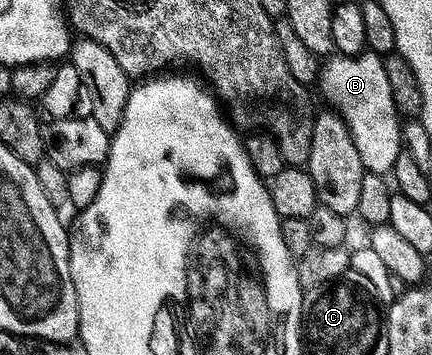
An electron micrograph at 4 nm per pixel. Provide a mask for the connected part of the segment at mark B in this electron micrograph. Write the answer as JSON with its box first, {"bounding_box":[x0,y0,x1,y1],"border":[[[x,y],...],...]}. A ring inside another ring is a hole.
{"bounding_box":[320,52,403,175],"border":[[[372,52],[361,54],[358,58],[330,57],[321,71],[320,86],[322,96],[347,124],[359,148],[359,156],[363,156],[366,171],[392,175],[395,160],[399,160],[403,149],[403,118],[397,112],[391,80],[387,80],[385,58]]]}

